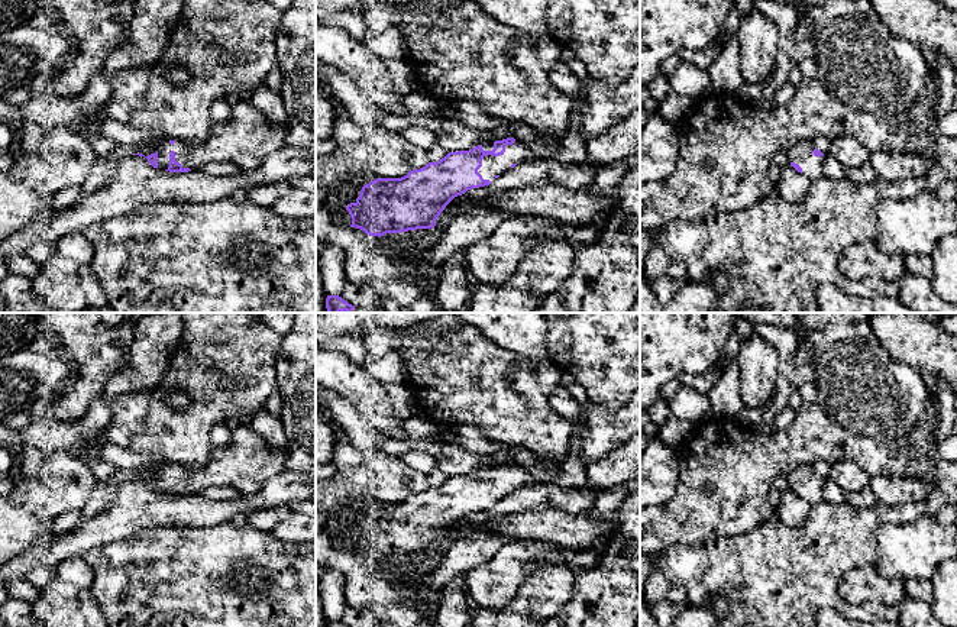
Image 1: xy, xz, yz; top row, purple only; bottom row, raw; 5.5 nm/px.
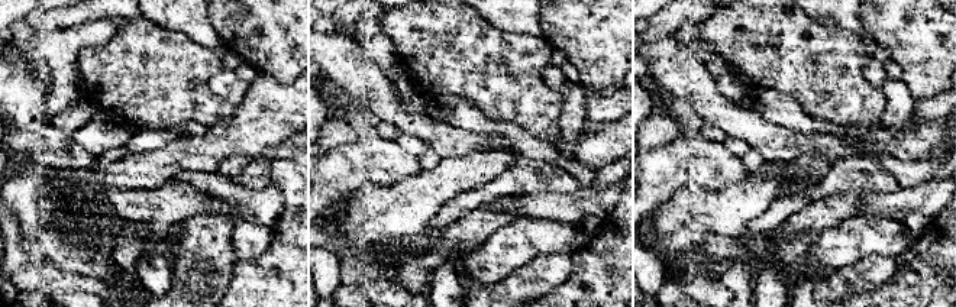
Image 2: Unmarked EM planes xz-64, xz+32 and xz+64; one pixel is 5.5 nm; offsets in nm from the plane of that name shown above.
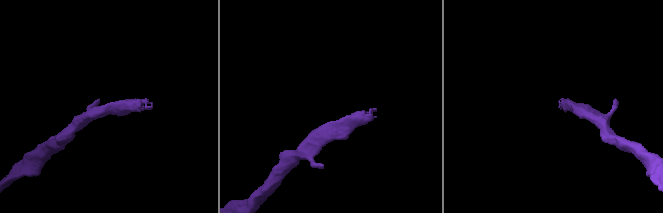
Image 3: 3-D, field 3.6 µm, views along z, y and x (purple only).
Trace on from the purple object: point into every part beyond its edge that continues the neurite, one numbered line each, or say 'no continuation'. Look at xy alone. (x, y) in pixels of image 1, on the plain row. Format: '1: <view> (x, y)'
1: xy (246, 455)

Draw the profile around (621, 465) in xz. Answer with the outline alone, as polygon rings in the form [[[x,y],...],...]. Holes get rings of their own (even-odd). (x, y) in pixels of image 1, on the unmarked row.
[[[640,434],[585,465],[588,484],[599,491],[640,478]]]

